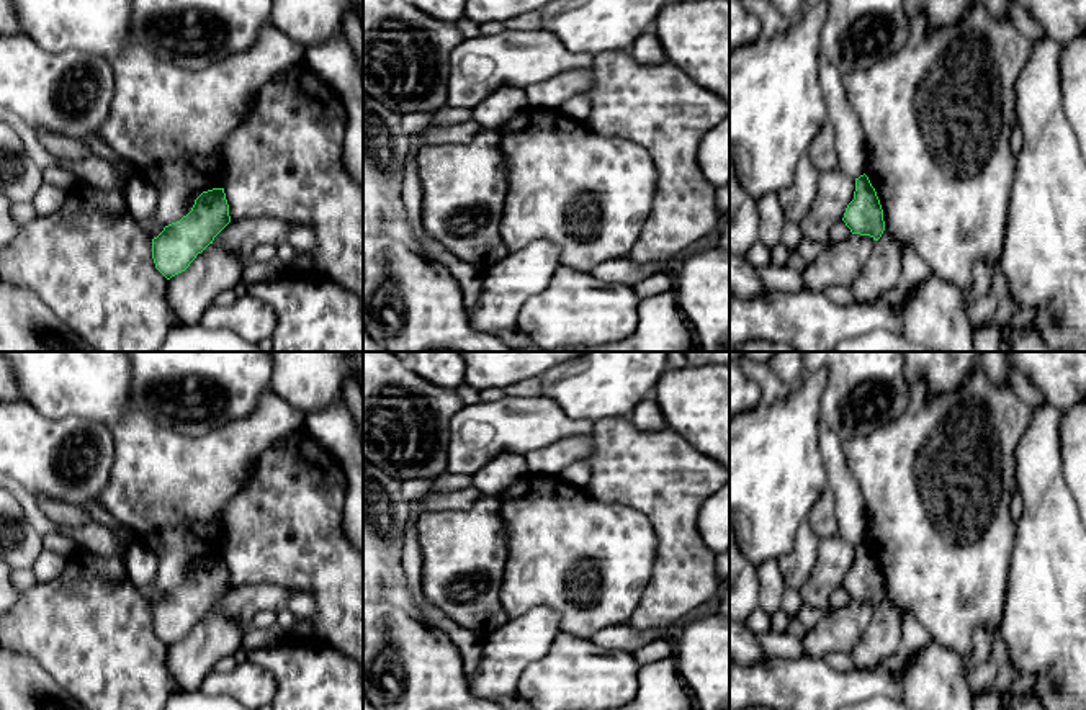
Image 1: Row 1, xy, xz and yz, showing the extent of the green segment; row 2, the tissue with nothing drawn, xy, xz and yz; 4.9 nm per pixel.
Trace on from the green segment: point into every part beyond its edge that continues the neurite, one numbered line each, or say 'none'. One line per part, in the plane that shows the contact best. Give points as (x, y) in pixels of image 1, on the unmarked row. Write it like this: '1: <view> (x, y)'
none

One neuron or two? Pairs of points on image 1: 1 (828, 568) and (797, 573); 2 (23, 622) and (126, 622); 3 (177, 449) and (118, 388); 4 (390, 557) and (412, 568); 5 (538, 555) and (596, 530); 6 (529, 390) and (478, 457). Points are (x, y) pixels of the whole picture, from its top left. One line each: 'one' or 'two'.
1: two
2: one
3: two
4: two
5: one
6: two

